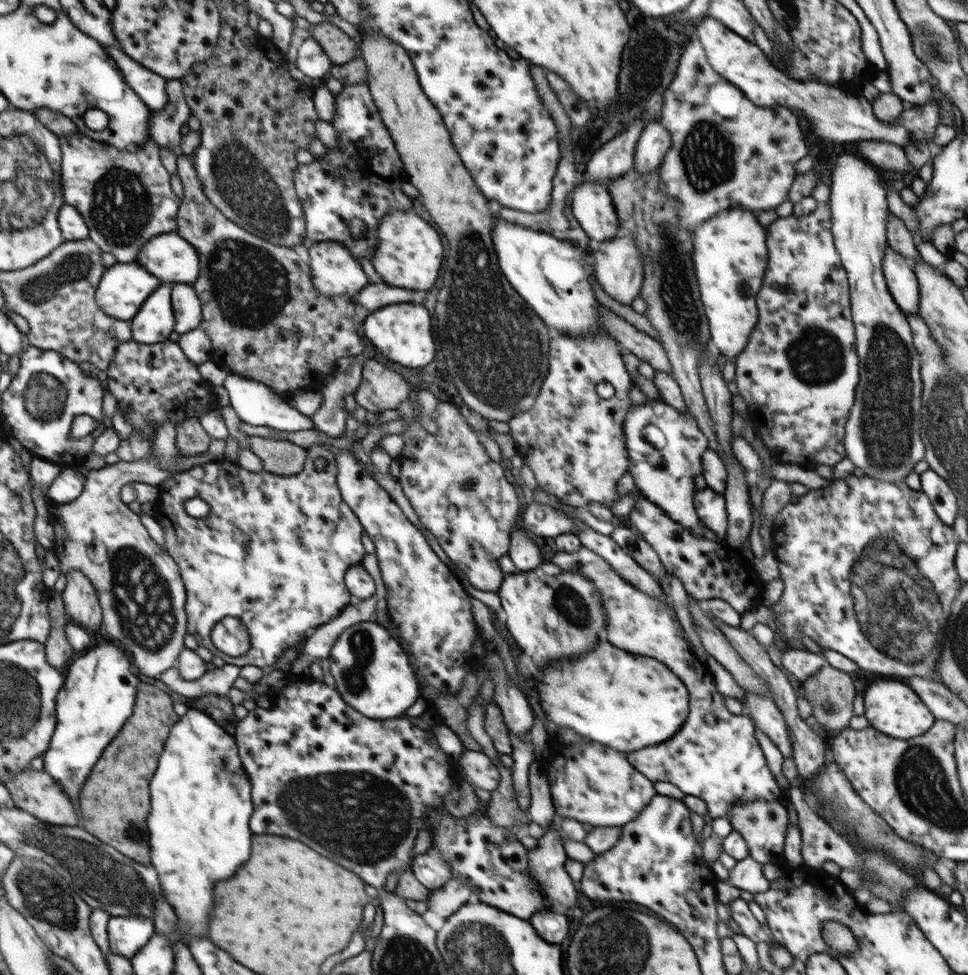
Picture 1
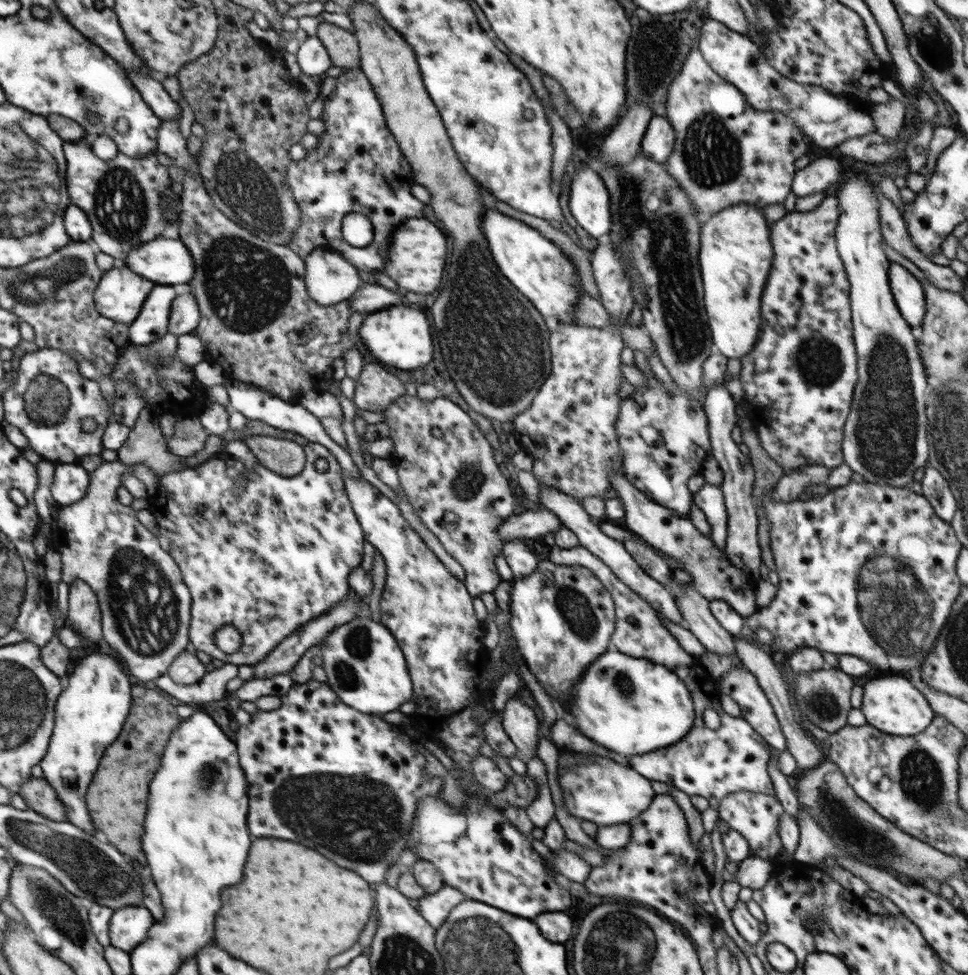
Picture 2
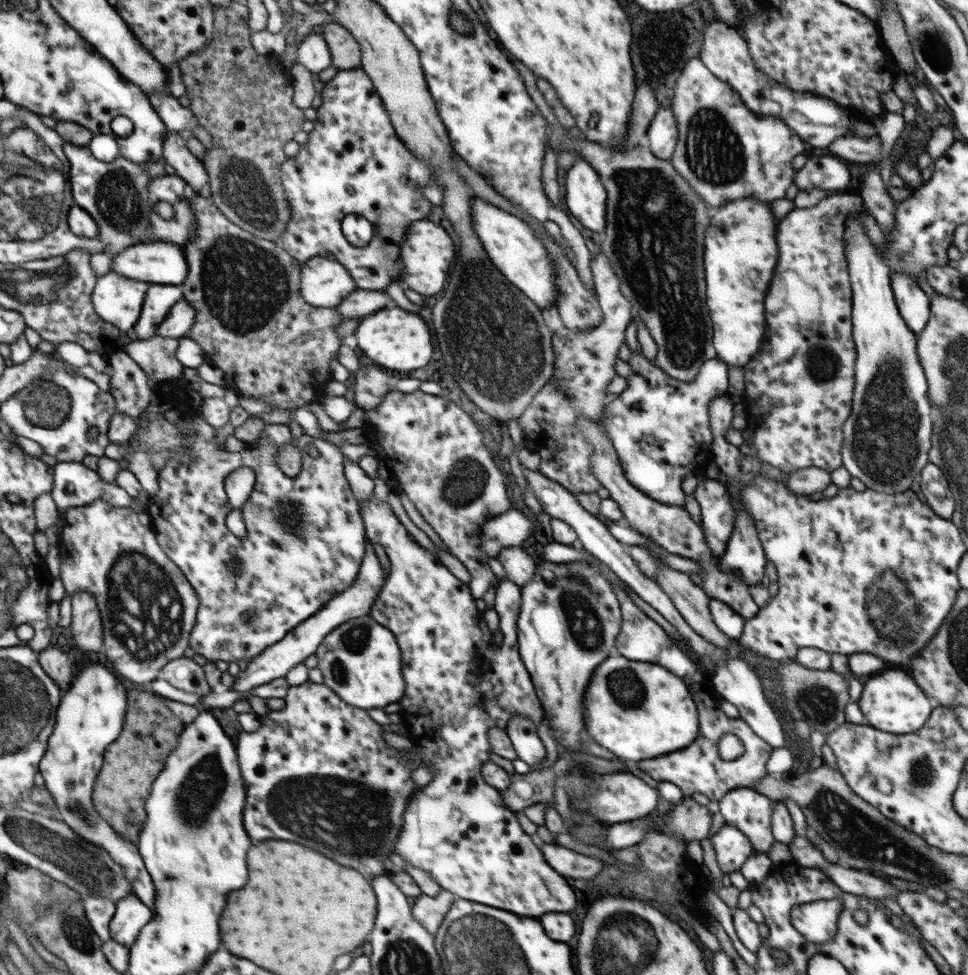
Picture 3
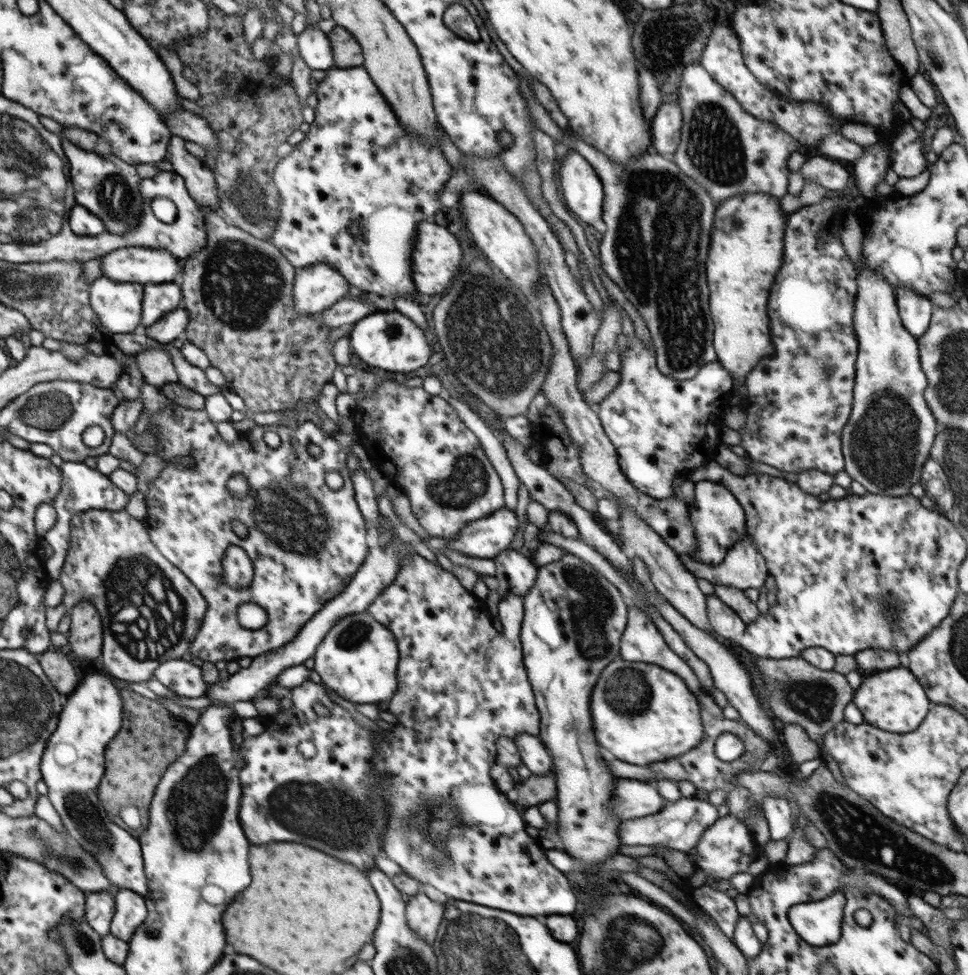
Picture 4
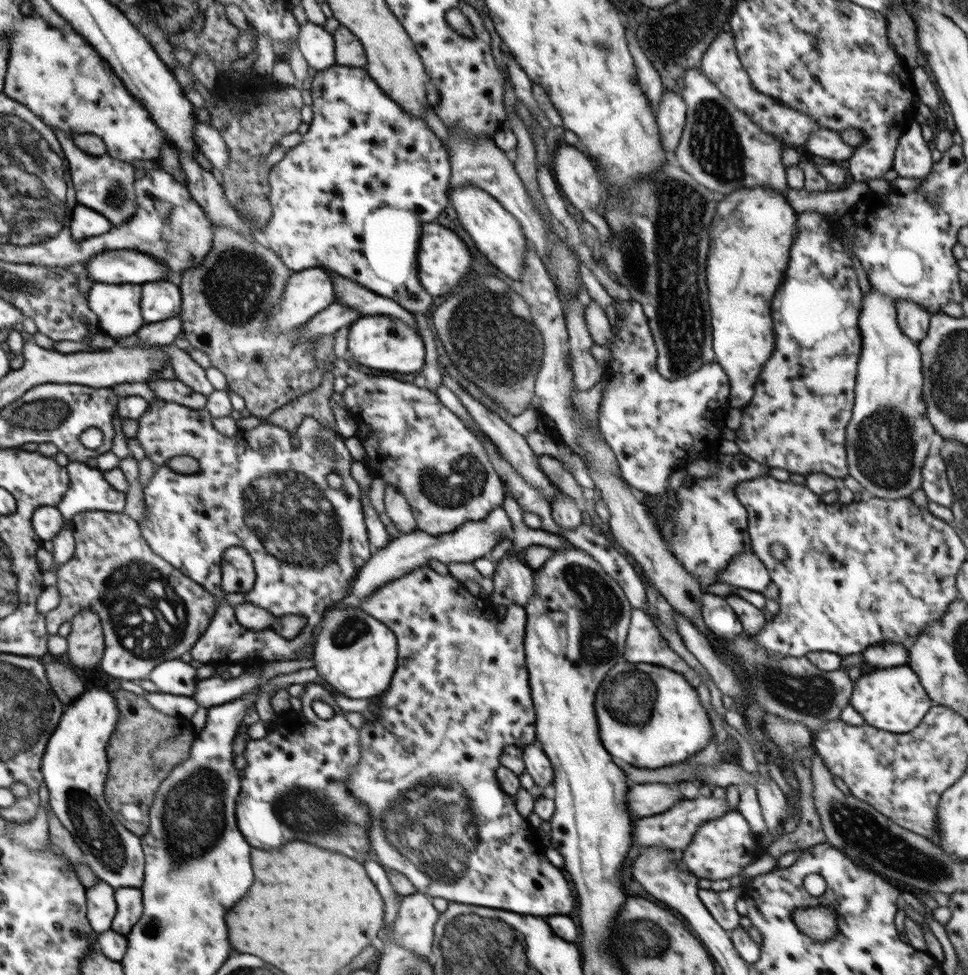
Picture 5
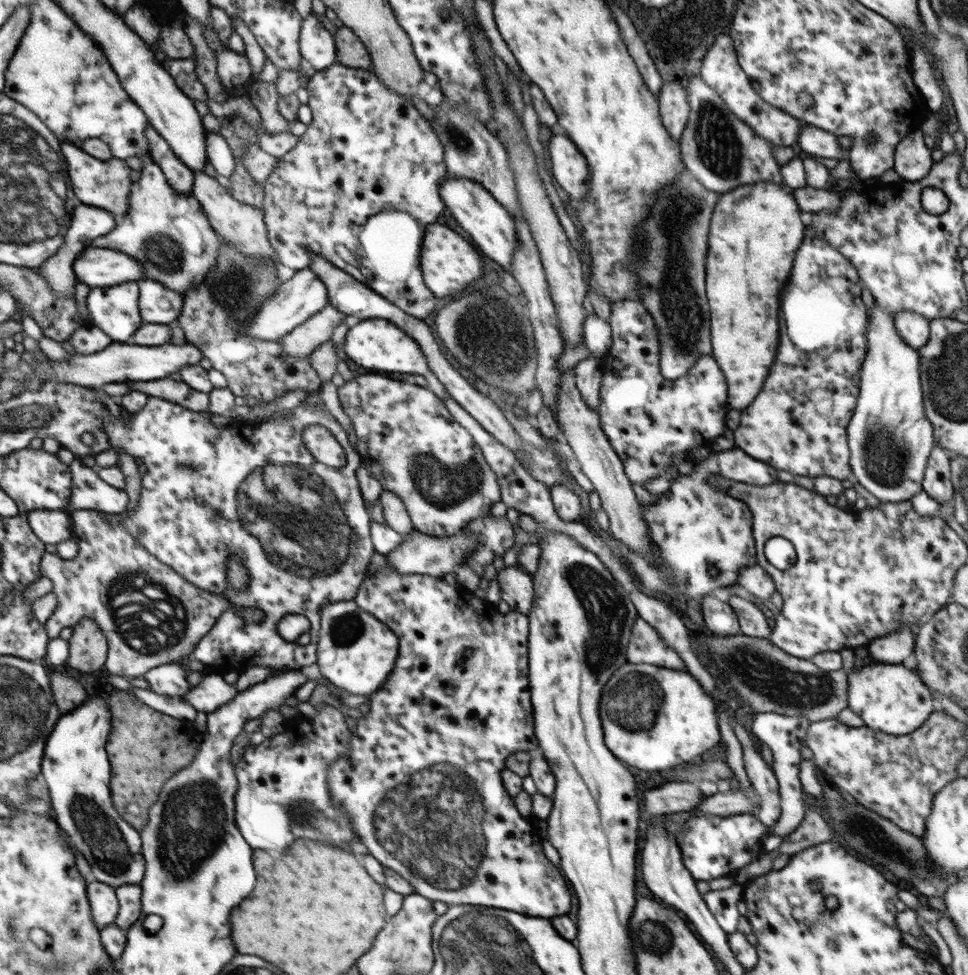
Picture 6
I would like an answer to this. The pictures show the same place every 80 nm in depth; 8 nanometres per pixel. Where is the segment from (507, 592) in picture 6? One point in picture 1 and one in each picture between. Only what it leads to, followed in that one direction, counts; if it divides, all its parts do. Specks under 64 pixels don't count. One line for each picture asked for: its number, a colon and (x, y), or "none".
1: (523, 550)
2: (519, 554)
3: (520, 567)
4: (515, 571)
5: (513, 581)

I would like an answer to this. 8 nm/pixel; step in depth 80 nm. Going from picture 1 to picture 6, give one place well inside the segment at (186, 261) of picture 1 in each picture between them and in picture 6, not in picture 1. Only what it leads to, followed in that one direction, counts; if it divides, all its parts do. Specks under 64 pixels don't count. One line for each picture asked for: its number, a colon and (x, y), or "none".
2: (167, 261)
3: (156, 263)
4: (139, 265)
5: (124, 266)
6: (98, 267)

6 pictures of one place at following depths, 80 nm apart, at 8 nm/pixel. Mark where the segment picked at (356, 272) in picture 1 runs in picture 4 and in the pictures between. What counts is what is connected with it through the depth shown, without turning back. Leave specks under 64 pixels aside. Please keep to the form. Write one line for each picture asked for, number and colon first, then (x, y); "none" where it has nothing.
2: (330, 279)
3: (325, 283)
4: (317, 287)

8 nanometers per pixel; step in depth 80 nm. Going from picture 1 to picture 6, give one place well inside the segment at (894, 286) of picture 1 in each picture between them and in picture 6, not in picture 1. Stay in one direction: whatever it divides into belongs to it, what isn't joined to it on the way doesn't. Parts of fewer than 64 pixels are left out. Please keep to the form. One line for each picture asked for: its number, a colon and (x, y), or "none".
2: (908, 292)
3: (914, 306)
4: (915, 310)
5: (913, 320)
6: (913, 328)

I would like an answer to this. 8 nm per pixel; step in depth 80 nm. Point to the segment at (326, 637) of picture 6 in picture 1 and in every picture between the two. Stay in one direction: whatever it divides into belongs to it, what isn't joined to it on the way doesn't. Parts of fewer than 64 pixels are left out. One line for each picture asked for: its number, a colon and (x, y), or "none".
1: (372, 672)
2: (364, 665)
3: (360, 660)
4: (358, 658)
5: (355, 653)

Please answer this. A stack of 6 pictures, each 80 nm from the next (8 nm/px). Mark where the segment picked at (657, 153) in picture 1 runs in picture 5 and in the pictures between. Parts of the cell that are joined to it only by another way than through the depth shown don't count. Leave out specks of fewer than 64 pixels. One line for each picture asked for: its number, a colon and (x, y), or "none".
2: (658, 141)
3: (663, 132)
4: (666, 126)
5: (671, 111)

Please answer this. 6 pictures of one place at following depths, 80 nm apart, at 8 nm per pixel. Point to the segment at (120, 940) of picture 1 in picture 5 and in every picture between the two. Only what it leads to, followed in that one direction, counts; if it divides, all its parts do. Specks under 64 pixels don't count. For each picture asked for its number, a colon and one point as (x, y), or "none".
2: (128, 928)
3: (132, 914)
4: (131, 909)
5: (129, 900)

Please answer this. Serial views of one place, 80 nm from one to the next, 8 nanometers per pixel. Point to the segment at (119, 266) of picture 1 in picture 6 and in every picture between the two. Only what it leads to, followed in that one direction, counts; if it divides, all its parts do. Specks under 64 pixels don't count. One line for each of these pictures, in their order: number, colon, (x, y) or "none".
2: (121, 294)
3: (118, 299)
4: (117, 303)
5: (118, 305)
6: (114, 309)

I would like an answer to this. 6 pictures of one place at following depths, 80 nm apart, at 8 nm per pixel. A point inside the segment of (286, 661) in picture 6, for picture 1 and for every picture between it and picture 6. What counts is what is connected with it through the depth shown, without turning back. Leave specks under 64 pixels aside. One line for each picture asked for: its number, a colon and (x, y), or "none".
1: (273, 550)
2: (268, 560)
3: (305, 541)
4: (307, 538)
5: (296, 510)

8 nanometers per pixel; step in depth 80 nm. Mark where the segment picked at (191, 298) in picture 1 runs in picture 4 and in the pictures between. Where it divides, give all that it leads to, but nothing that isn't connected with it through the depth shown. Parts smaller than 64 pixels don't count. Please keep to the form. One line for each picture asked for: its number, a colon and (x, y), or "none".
2: (184, 317)
3: (181, 316)
4: (164, 331)

